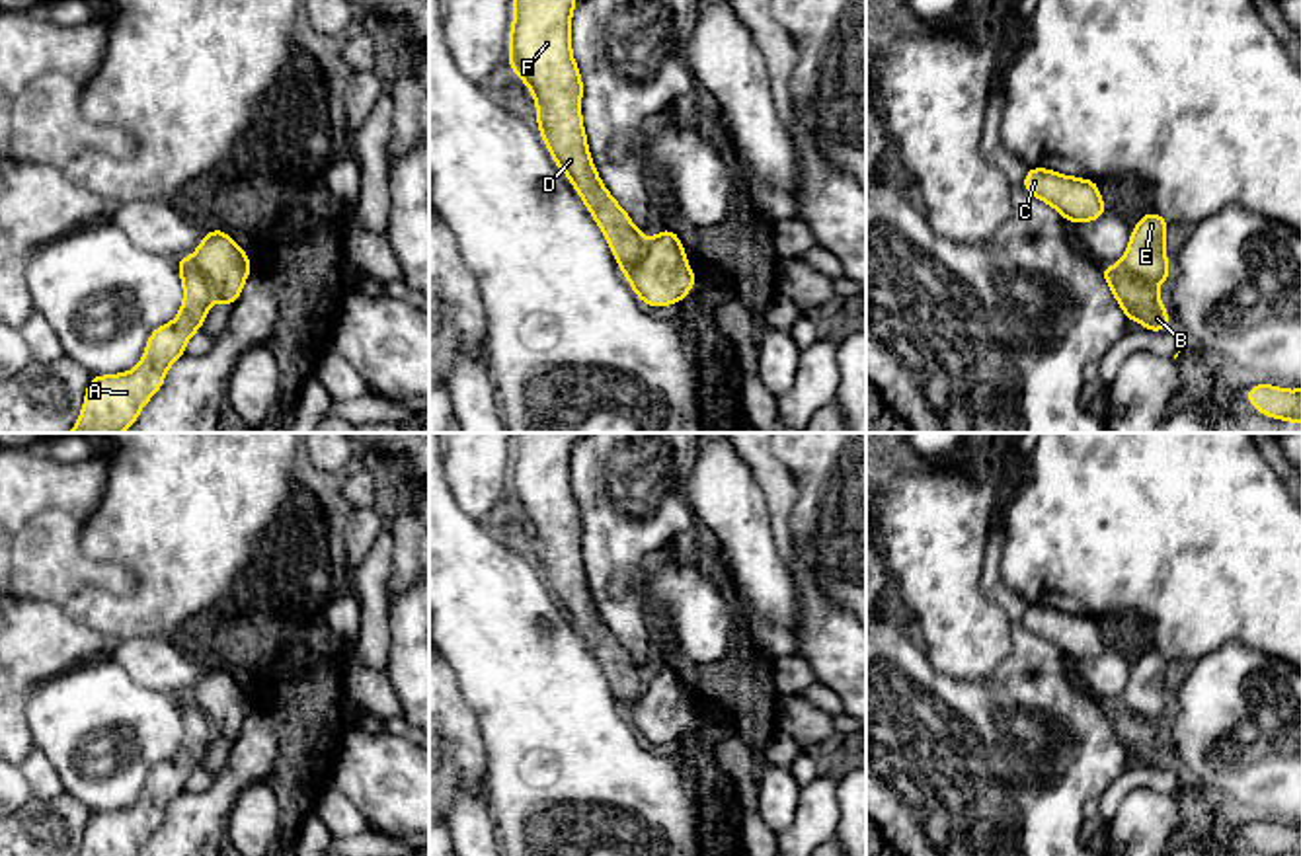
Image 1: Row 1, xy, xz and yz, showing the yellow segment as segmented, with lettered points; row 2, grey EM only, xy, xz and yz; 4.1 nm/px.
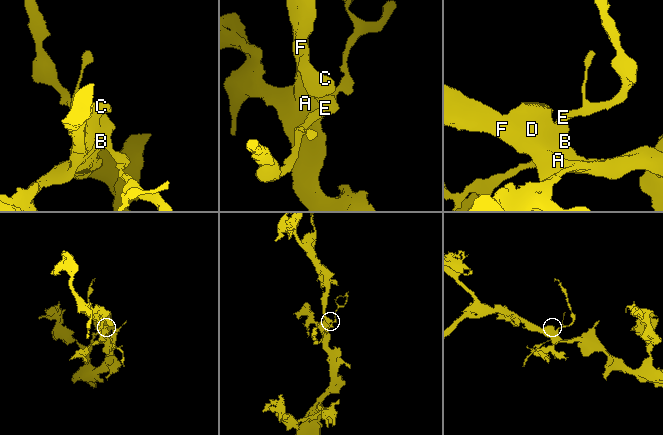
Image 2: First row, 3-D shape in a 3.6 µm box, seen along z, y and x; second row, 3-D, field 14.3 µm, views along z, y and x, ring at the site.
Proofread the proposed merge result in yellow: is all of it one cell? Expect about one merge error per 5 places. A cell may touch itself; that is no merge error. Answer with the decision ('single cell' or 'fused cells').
fused cells

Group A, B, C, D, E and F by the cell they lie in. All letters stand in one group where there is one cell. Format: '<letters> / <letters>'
A B C D F / E

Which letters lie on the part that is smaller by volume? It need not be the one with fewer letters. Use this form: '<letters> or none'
E

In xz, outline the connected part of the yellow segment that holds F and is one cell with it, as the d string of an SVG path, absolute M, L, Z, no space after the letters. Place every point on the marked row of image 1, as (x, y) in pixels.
M513 0L509 68L536 103L540 136L556 166L605 234L626 275L644 255L646 236L603 185L581 119L581 72L572 55L572 14L577 0Z

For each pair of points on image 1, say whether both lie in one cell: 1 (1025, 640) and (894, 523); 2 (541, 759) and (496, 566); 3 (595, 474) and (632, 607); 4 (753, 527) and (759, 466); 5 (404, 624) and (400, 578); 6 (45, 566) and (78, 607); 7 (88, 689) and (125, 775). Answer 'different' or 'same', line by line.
1: different
2: same
3: same
4: different
5: different
6: different
7: same

